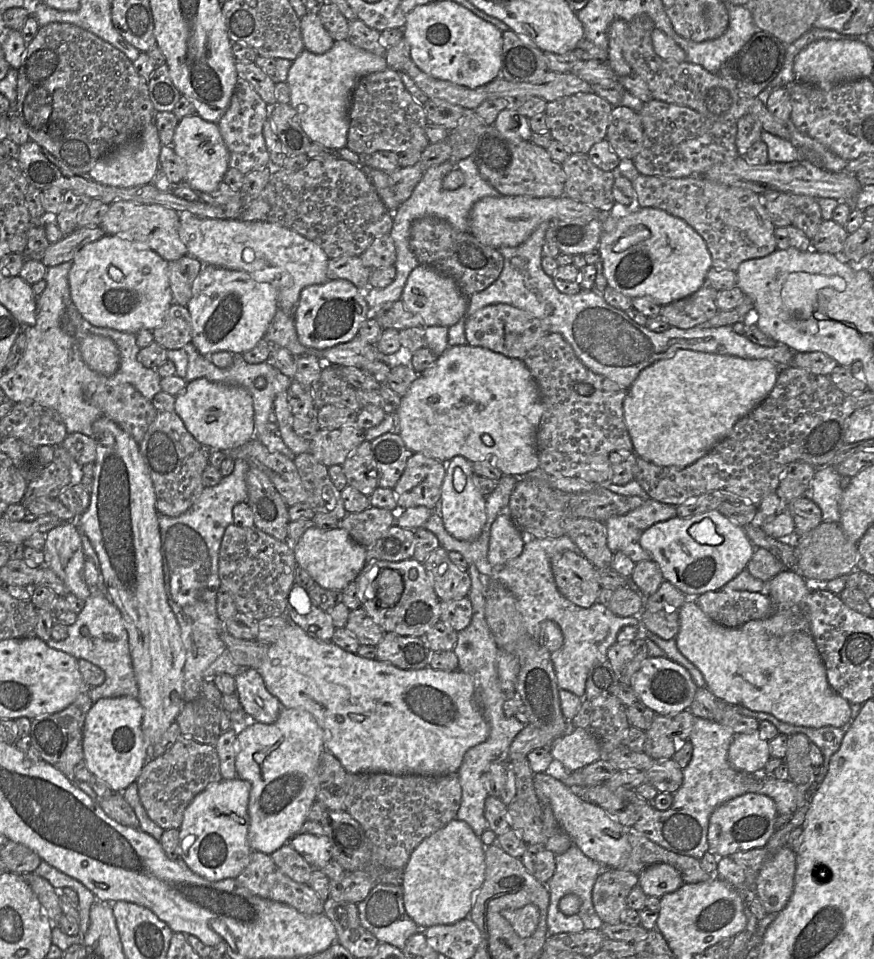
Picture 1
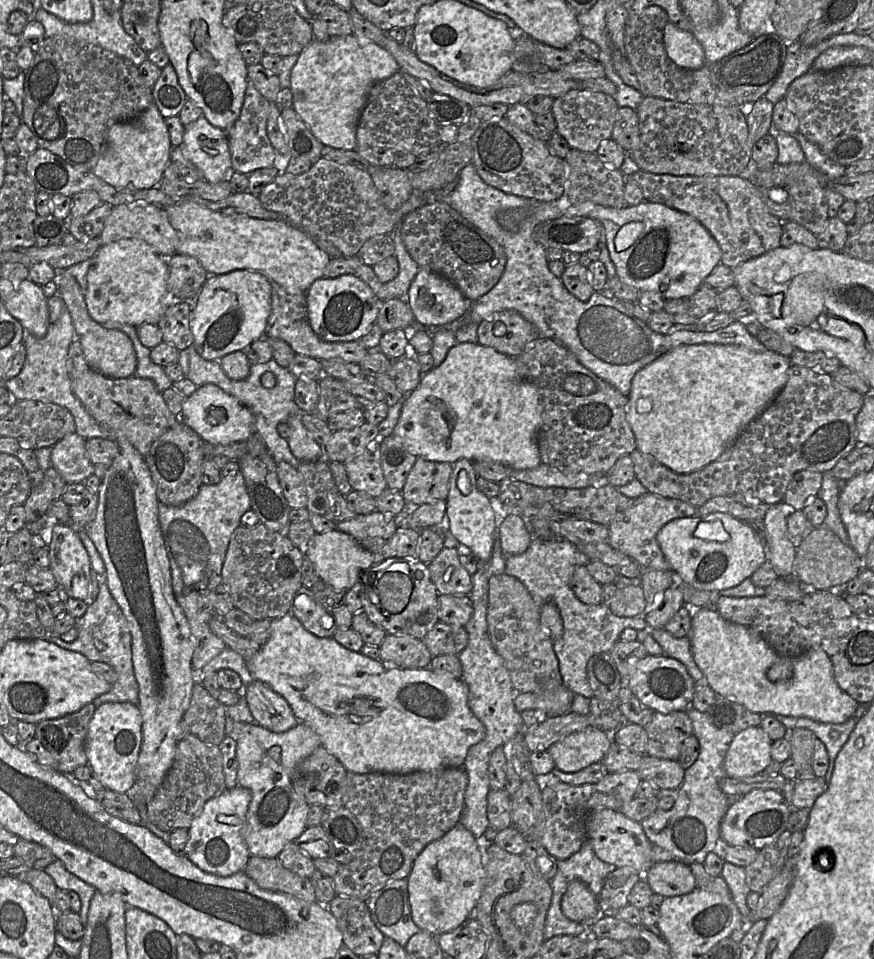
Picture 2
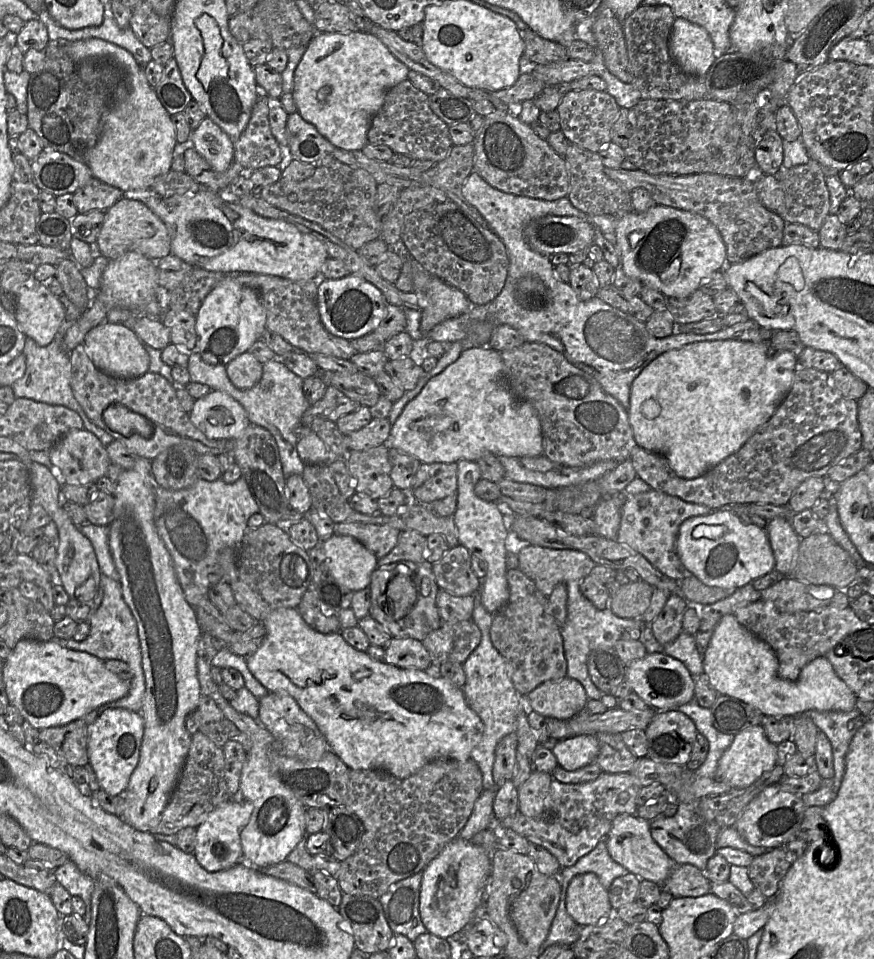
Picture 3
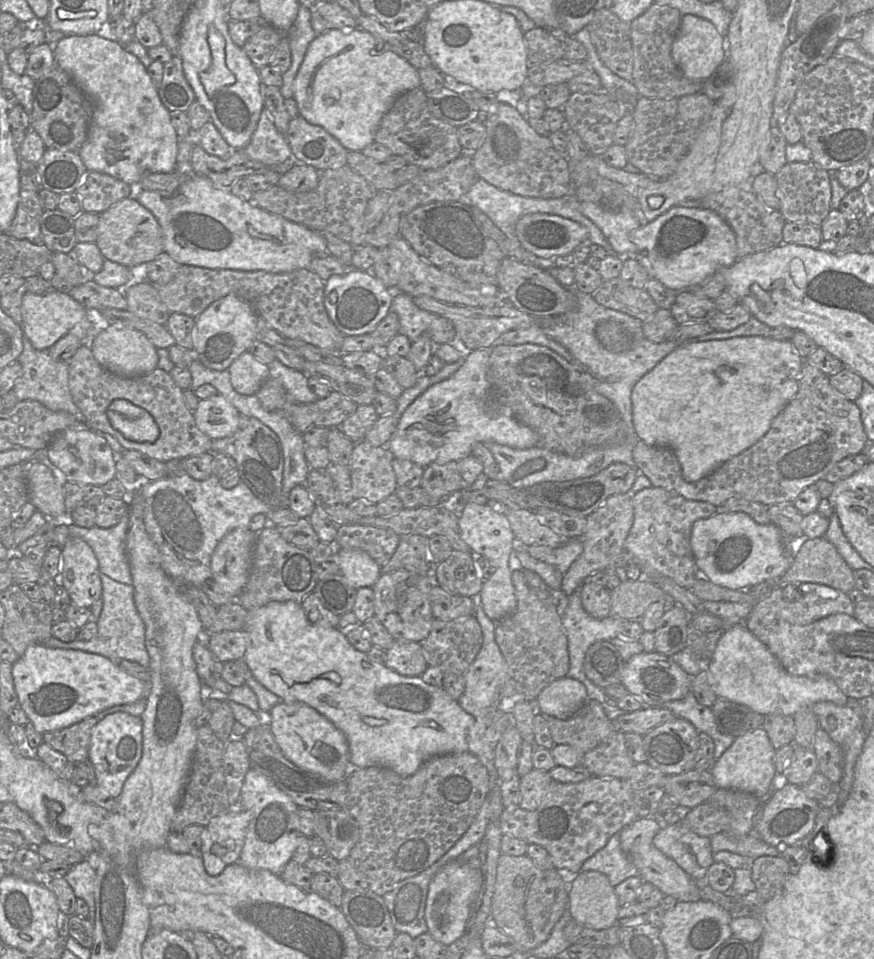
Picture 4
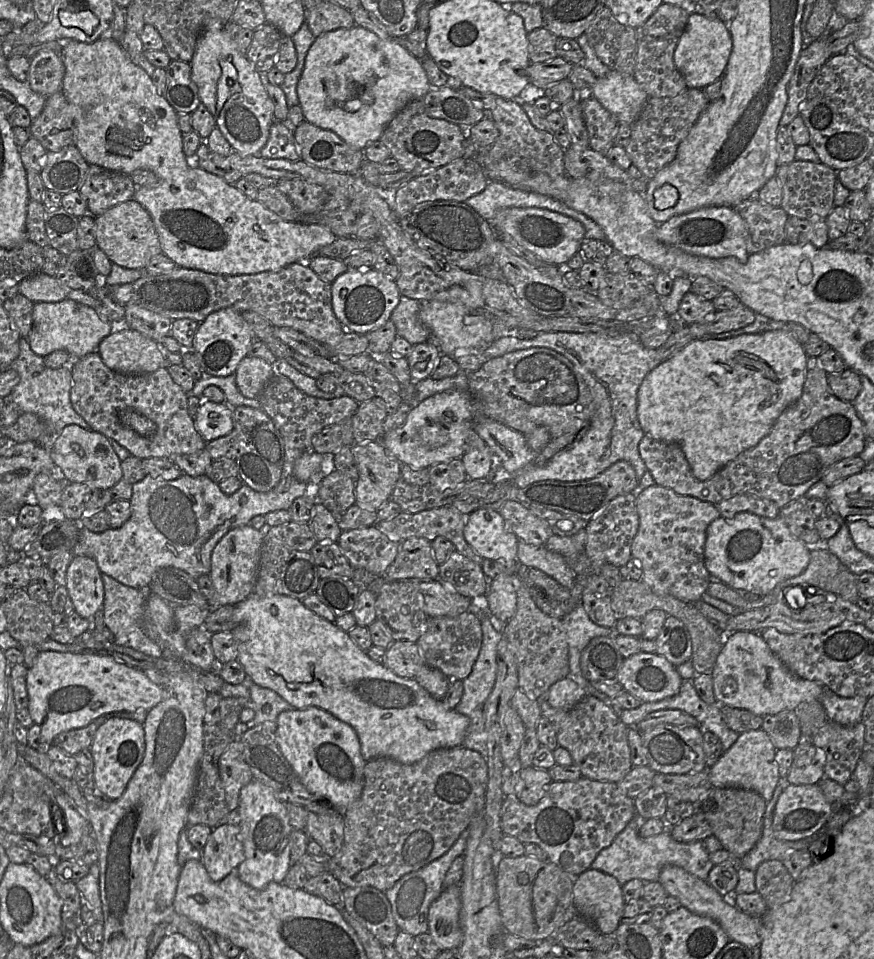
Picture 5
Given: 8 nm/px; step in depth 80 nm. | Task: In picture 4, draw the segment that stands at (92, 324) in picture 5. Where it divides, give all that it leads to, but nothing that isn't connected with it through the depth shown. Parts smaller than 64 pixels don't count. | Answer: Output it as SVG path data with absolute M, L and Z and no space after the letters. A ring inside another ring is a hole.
M51 289L42 295L25 292L22 297L21 314L24 336L36 350L46 350L87 318L88 310L68 294Z

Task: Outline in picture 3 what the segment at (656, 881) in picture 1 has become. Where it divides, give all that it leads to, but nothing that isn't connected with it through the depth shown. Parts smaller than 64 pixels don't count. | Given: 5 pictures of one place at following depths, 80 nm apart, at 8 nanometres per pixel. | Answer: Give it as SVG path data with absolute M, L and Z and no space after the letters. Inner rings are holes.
M676 864L662 884L662 890L674 898L700 897L709 894L711 883L705 873L690 864Z

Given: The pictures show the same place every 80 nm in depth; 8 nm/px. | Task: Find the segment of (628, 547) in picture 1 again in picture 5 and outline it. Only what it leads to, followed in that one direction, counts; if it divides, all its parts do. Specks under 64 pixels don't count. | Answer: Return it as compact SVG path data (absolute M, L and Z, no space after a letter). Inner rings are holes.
M657 484L636 495L636 508L639 528L631 545L631 561L640 565L642 581L657 595L670 595L687 603L700 600L712 578L705 565L705 542L708 526L721 516L718 508Z

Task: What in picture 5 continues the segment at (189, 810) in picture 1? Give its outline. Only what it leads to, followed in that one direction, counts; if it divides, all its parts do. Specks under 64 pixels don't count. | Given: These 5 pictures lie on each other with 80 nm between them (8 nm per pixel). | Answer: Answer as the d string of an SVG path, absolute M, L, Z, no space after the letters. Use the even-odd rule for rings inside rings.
M224 823L213 828L202 850L202 862L210 878L215 882L221 881L237 871L243 860L241 826Z

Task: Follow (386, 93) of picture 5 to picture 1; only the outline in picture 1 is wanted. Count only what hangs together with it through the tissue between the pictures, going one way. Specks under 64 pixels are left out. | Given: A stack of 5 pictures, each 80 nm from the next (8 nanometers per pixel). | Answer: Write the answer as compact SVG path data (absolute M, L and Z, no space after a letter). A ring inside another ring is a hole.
M348 39L335 41L333 47L324 54L314 54L304 49L292 62L287 84L290 89L290 105L298 114L301 127L309 139L331 149L346 147L349 129L349 109L355 86L362 77L387 68L385 57L358 48L351 44Z

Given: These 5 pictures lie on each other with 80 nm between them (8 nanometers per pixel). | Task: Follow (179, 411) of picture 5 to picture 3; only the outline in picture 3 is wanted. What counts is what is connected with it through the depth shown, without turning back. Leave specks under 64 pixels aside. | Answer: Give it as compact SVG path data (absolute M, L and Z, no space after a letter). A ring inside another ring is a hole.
M79 344L69 353L71 366L70 386L77 402L86 416L96 426L104 430L115 440L140 457L153 460L161 452L172 446L185 446L197 455L214 455L229 453L229 440L210 440L190 421L189 413L181 407L176 395L177 385L170 383L160 374L147 372L137 378L118 378L100 371L87 356L83 344ZM119 403L147 418L154 426L151 438L138 434L126 437L113 431L103 420L104 410L111 404Z

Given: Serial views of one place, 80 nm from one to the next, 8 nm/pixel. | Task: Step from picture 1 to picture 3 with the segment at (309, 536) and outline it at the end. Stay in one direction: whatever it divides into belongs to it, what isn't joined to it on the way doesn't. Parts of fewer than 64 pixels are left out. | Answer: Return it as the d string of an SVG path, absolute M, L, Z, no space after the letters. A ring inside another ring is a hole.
M333 534L320 545L332 578L353 592L369 587L378 559L359 541L351 536Z

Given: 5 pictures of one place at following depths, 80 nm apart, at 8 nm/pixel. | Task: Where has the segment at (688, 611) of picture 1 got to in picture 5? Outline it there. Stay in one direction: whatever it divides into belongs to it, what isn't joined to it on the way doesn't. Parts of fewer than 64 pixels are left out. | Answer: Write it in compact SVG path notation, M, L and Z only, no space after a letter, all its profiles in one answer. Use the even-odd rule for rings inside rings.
M735 631L727 638L711 677L717 704L745 709L762 717L793 711L803 702L819 699L825 691L821 683L794 675L755 631Z

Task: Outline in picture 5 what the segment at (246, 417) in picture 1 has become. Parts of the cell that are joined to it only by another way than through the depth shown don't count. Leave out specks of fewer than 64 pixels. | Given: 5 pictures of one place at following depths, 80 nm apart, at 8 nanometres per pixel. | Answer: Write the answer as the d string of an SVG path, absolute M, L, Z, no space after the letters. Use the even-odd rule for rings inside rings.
M202 401L194 419L195 429L206 443L233 430L233 408L227 403Z

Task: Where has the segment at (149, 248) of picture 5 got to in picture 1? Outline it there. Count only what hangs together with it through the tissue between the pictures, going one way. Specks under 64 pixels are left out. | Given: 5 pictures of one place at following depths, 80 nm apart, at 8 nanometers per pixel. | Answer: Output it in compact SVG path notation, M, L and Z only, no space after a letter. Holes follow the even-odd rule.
M116 201L109 205L101 223L105 235L123 234L146 244L167 262L188 255L187 247L179 236L179 213L156 204L141 204L133 201Z

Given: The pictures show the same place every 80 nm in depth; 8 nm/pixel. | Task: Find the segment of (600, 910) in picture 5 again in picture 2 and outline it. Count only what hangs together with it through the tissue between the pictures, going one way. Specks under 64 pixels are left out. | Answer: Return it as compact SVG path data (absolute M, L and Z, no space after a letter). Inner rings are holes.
M581 881L569 884L562 897L561 910L569 920L586 925L600 916L597 897Z

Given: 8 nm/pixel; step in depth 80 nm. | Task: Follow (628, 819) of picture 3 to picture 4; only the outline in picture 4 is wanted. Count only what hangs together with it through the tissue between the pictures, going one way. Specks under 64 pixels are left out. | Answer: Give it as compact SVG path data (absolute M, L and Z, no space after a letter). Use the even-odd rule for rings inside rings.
M640 817L619 832L622 851L630 858L638 870L638 876L643 882L655 885L664 896L673 896L678 901L697 902L701 898L700 889L678 864L658 850L652 843L653 837L660 830L659 822L652 817Z

